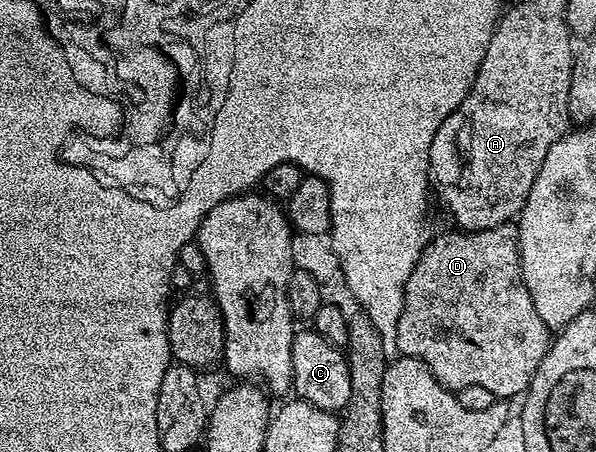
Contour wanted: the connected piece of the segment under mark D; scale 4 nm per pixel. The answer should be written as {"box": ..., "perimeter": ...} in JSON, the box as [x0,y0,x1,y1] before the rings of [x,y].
{"box":[397,222,553,398],"perimeter":[[[508,222],[506,224],[498,224],[492,228],[482,228],[476,232],[466,230],[454,230],[455,232],[447,232],[444,236],[436,235],[425,246],[425,250],[417,258],[417,266],[413,266],[413,274],[409,274],[409,282],[405,286],[405,302],[401,310],[401,318],[397,322],[397,346],[399,347],[399,356],[412,356],[421,362],[425,362],[429,366],[429,370],[437,378],[437,382],[441,382],[447,388],[458,390],[465,386],[485,386],[485,390],[489,390],[496,398],[507,398],[503,396],[522,397],[526,393],[527,387],[531,385],[533,374],[537,374],[537,366],[541,366],[541,358],[545,358],[547,349],[553,339],[552,333],[545,326],[545,322],[541,322],[541,314],[537,314],[537,306],[533,306],[533,298],[529,294],[529,290],[525,286],[525,278],[523,277],[523,267],[521,266],[521,258],[519,257],[519,226],[518,223]]]}

